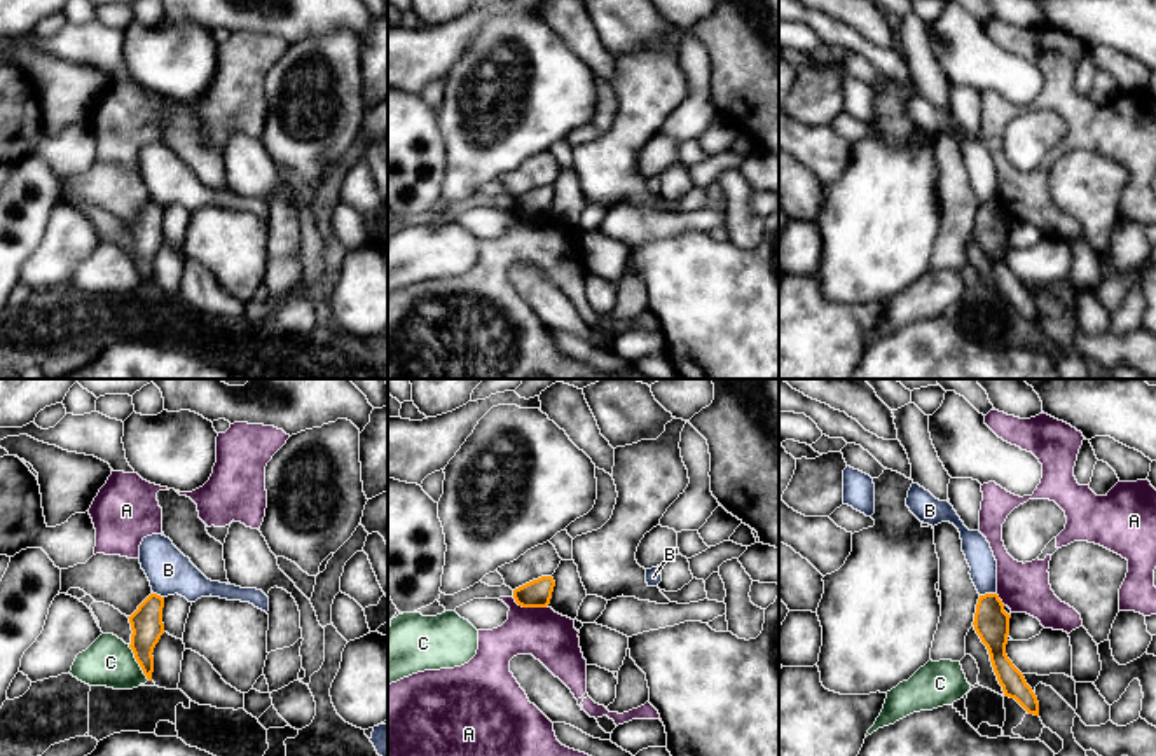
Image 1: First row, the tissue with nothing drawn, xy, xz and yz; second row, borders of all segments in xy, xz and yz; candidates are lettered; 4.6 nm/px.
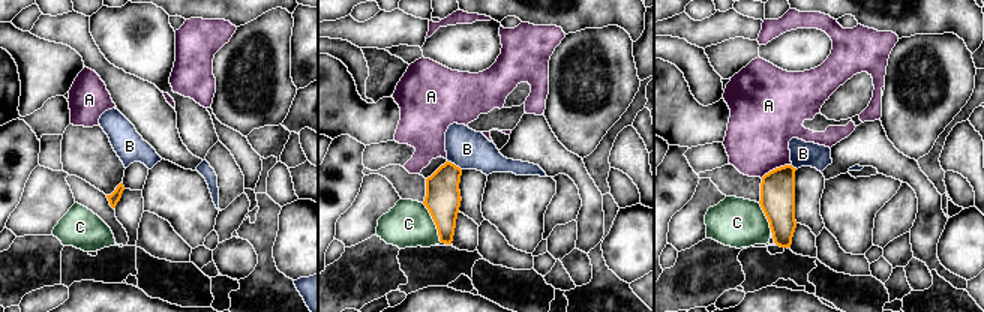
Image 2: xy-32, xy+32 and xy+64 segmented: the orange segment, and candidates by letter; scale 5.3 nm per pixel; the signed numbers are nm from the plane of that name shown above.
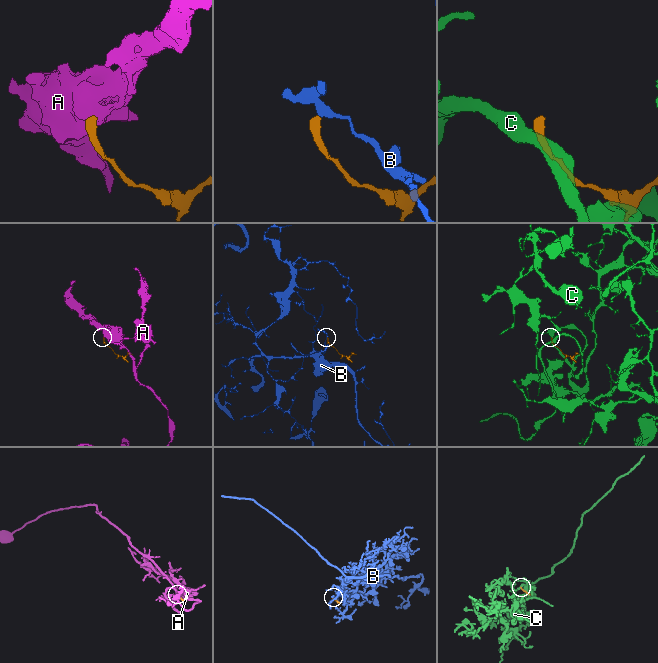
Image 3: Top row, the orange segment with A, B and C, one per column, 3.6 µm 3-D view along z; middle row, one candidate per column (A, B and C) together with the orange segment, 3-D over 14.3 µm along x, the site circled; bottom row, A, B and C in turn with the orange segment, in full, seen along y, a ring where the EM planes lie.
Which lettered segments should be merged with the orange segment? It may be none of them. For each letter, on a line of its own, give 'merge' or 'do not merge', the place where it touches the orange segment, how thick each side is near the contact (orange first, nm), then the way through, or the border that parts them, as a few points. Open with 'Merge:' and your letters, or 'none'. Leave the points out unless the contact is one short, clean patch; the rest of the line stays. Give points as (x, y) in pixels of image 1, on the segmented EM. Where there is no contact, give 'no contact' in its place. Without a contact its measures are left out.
Merge: none
A: do not merge | xz (529, 606) | 130/240 nm | along xz (512, 596), (522, 606), (547, 606)
B: do not merge | yz (987, 594) | 160/130 nm | along yz (996, 592), (980, 596)
C: do not merge | xy (137, 660) | 150/220 nm

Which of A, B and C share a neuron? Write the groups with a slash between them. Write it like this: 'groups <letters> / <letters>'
groups A / B / C

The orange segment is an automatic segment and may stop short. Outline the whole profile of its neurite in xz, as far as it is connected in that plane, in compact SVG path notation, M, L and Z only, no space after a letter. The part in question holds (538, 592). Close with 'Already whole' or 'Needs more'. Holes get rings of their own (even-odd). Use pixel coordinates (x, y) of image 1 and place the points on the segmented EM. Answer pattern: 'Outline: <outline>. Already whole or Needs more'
Outline: M541 576L513 590L513 599L522 608L547 608L552 599L555 581Z. Already whole

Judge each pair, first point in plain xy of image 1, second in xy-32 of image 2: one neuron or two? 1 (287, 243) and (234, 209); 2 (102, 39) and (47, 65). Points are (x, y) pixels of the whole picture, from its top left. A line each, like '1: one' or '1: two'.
1: two
2: two

